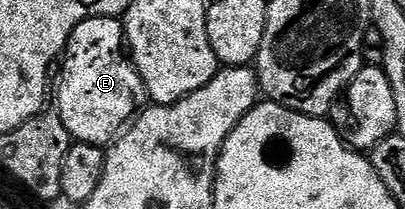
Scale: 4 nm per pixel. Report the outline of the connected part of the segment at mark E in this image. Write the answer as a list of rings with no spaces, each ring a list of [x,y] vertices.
[[[119,17],[82,20],[64,49],[63,62],[55,103],[62,124],[66,124],[75,141],[107,147],[149,101],[140,73],[126,53],[123,21]]]

